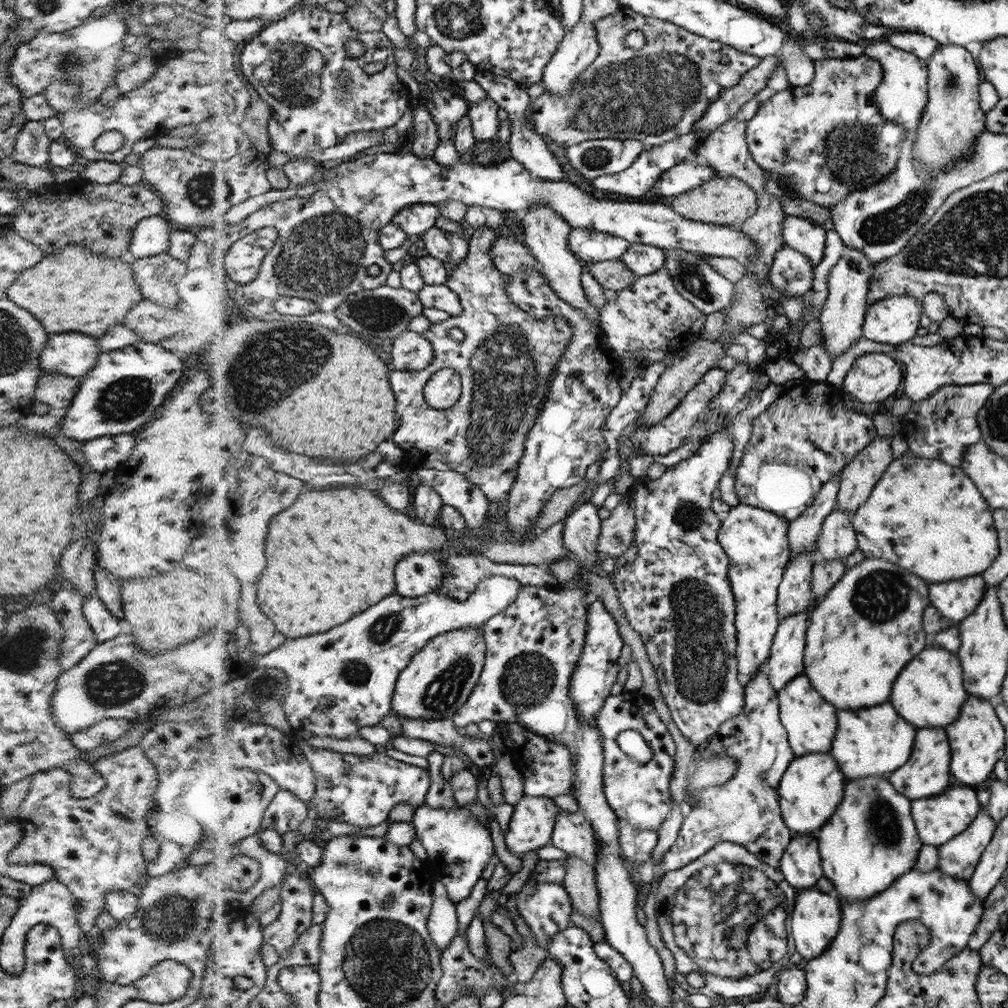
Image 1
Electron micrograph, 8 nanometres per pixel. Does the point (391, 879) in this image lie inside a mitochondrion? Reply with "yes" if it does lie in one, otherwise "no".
no

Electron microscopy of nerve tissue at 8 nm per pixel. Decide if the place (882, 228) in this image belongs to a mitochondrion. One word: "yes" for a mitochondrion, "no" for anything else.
yes

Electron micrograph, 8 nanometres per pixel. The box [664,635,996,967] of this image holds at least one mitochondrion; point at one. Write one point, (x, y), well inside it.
(884, 826)

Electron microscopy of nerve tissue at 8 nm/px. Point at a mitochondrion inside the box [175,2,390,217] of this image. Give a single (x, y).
(290, 72)

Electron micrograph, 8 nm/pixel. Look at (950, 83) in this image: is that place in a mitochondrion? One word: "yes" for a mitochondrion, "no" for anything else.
yes

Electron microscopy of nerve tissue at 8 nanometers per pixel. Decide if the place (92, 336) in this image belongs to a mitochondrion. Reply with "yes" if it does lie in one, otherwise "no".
no

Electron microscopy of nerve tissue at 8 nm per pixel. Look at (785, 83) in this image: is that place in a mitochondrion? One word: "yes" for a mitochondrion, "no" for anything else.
no

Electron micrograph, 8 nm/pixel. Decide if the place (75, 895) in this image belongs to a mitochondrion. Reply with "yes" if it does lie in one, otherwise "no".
no

